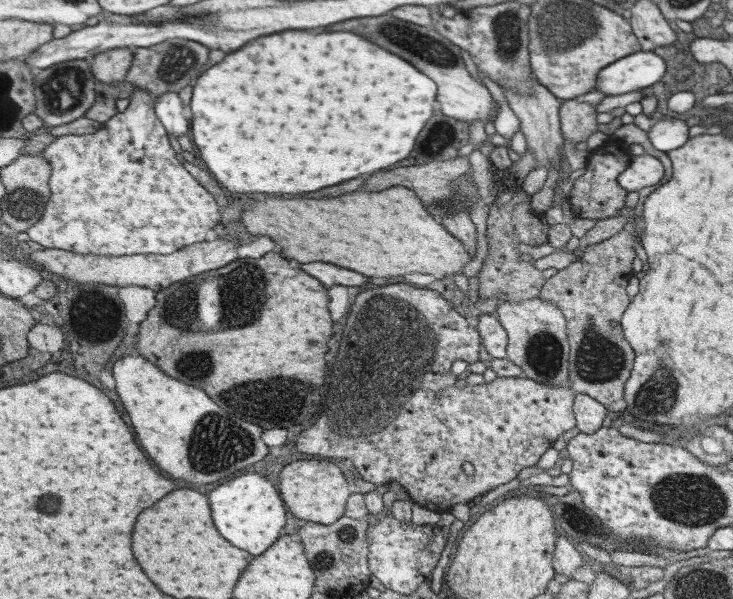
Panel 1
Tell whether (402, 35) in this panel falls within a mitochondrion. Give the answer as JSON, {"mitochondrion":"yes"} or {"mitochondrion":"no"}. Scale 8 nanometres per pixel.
{"mitochondrion":"yes"}

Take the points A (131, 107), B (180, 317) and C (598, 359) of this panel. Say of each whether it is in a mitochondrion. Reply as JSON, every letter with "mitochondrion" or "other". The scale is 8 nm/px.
{"A":"other","B":"mitochondrion","C":"mitochondrion"}

